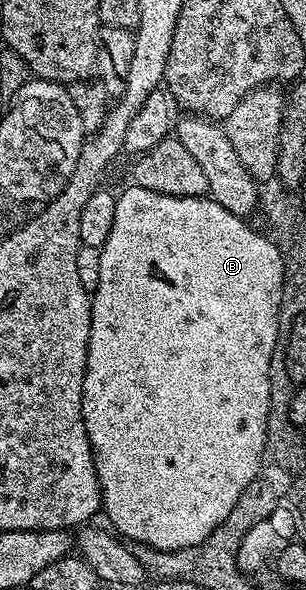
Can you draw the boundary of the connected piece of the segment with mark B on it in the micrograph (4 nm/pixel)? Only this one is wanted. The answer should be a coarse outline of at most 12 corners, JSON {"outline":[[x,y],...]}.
{"outline":[[116,196],[83,418],[114,532],[199,545],[266,449],[283,260]]}

